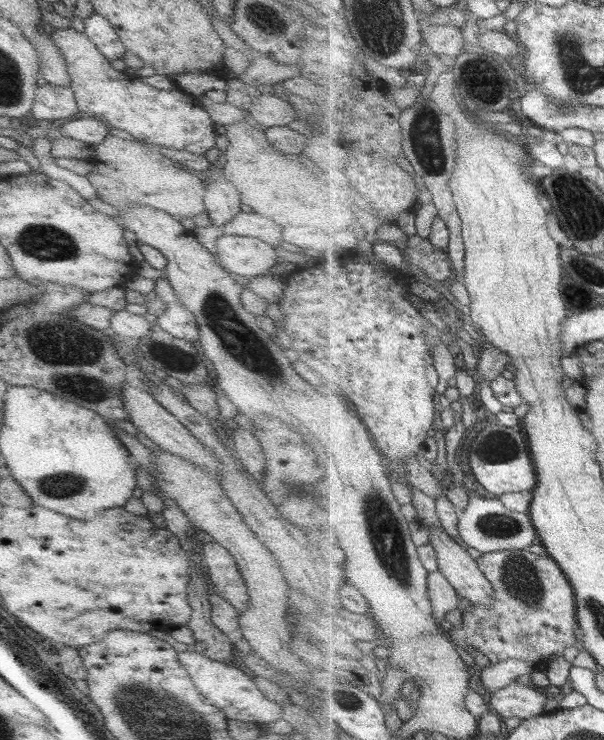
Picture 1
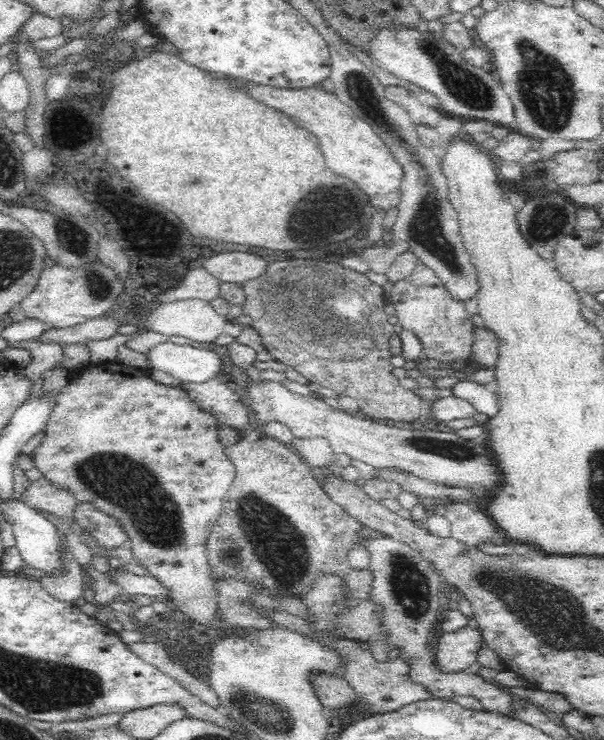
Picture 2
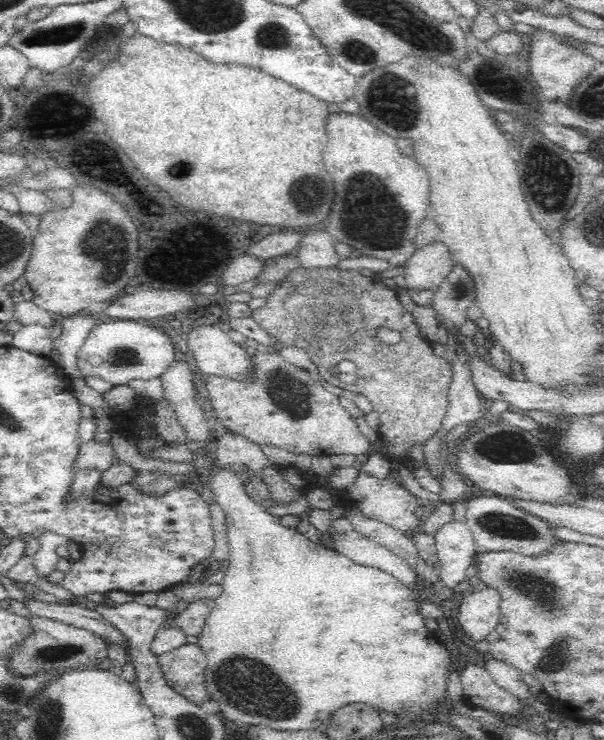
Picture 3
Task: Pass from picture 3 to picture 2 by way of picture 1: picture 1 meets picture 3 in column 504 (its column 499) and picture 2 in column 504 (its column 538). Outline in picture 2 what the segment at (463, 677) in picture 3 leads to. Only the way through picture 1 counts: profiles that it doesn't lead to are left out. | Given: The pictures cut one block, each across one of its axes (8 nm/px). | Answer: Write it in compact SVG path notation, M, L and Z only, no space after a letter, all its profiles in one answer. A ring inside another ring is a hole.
M367 530L363 533L363 540L360 544L366 545L370 549L371 564L369 565L370 572L375 575L372 581L372 592L370 597L382 605L382 625L386 627L389 636L391 636L391 646L393 651L390 652L390 659L396 655L408 655L410 657L410 679L422 683L424 687L428 688L428 694L434 695L434 699L448 700L452 696L472 696L476 700L480 700L483 707L488 712L495 712L502 716L512 717L516 716L518 707L514 707L516 697L511 693L502 690L502 686L494 683L491 679L483 678L480 674L472 674L469 669L462 669L461 671L442 671L438 665L434 664L434 660L430 657L430 651L426 648L429 630L436 624L436 614L442 610L440 595L441 590L445 587L442 578L434 571L430 562L427 562L421 554L410 548L404 542L386 537L374 530Z

